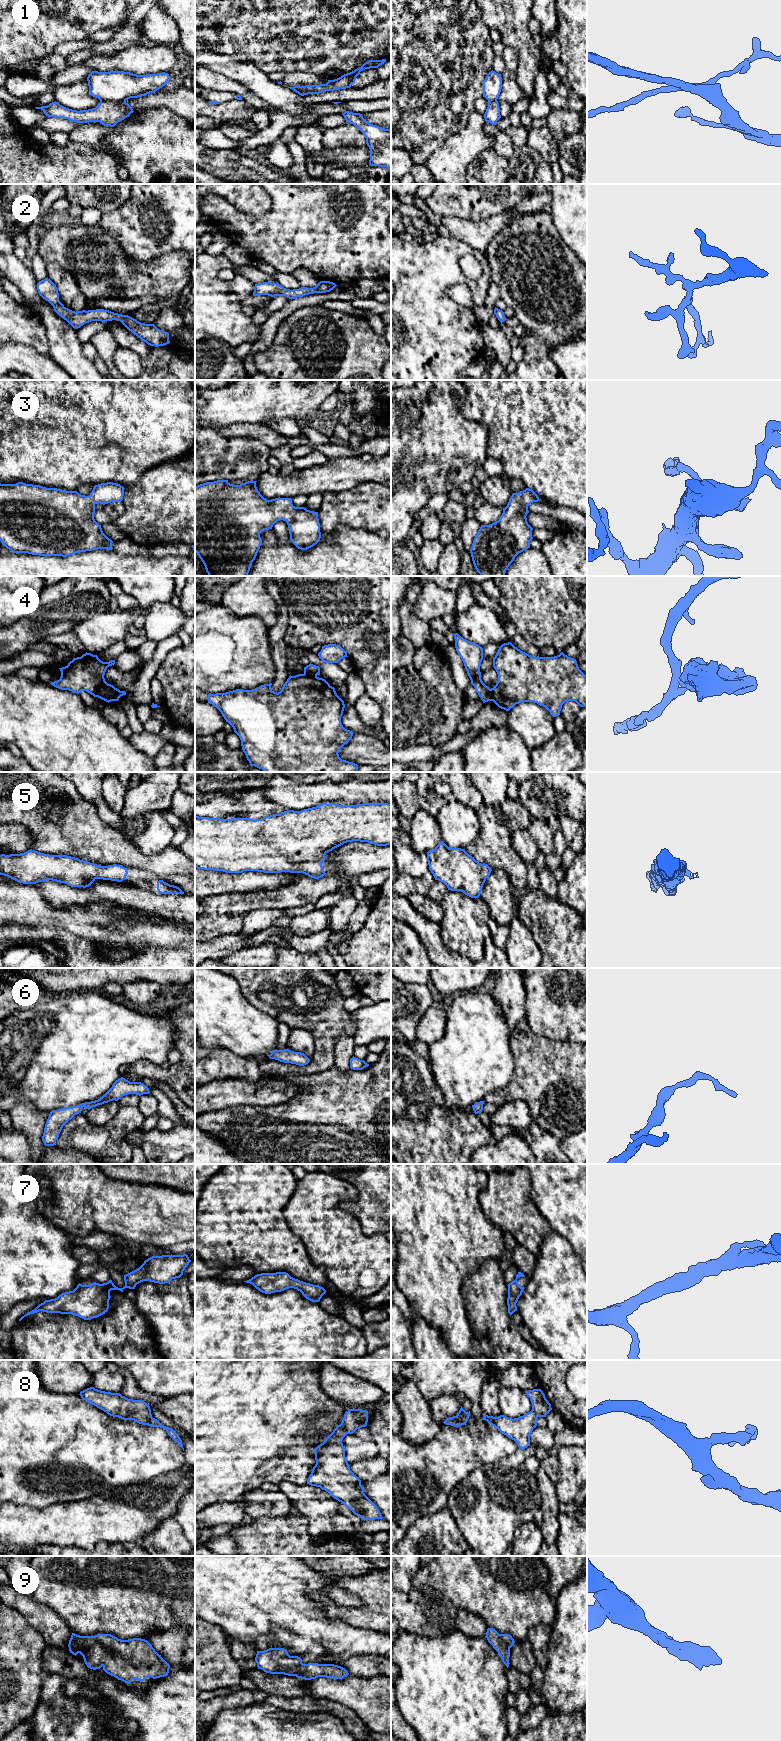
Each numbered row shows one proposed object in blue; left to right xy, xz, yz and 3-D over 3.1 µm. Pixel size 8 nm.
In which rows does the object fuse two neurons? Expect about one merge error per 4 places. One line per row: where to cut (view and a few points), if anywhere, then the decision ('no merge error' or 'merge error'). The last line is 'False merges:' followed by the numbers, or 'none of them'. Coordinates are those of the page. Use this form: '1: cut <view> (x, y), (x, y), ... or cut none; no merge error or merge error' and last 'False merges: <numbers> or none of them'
1: cut xy (125, 99), (100, 101); merge error
2: cut none; no merge error
3: cut none; no merge error
4: cut xz (304, 673), (316, 676); merge error
5: cut xz (321, 861), (293, 862), (289, 866), (288, 871); merge error
6: cut none; no merge error
7: cut none; no merge error
8: cut none; no merge error
9: cut none; no merge error
False merges: 1, 4, 5

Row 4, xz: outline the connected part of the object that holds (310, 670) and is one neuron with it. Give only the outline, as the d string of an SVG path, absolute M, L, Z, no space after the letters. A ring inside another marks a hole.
M310 663L304 667L304 674L307 676L317 676L320 674L320 667Z

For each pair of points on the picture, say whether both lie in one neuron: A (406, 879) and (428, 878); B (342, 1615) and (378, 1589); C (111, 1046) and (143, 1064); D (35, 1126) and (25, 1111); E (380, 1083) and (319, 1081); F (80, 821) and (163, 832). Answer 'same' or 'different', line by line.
A: same
B: same
C: different
D: same
E: same
F: different

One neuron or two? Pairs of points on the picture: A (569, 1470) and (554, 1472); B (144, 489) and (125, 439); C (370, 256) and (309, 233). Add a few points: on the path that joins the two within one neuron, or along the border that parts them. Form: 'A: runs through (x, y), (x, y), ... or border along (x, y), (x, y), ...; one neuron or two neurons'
A: border along (555, 1455), (559, 1469), (559, 1480), (556, 1483); two neurons
B: border along (160, 464), (150, 467), (134, 484), (125, 488); two neurons
C: runs through (355, 243), (341, 234), (324, 233); one neuron

